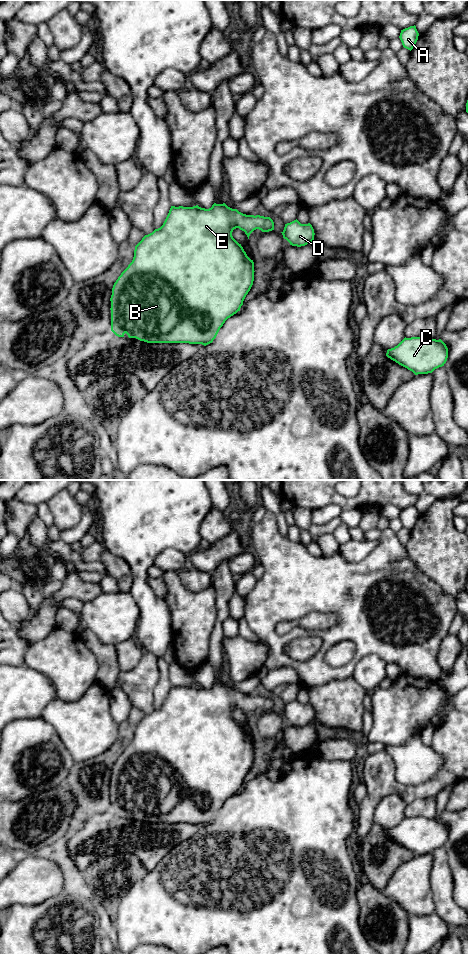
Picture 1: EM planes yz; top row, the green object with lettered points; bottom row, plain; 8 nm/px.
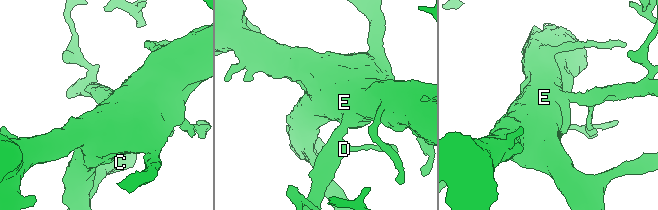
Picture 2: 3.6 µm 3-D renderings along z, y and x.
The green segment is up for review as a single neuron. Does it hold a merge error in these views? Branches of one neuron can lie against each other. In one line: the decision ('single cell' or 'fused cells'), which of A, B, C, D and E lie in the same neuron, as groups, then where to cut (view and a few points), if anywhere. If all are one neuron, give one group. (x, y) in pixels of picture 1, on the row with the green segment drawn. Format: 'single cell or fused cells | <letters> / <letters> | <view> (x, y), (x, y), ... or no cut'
single cell | A B C D E | no cut

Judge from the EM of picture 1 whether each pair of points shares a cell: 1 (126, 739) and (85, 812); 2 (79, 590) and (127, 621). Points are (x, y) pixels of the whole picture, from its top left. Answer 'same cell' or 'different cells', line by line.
1: same cell
2: different cells

